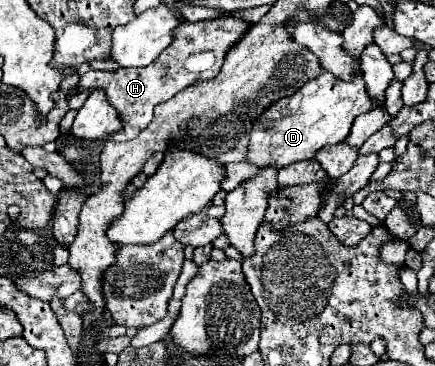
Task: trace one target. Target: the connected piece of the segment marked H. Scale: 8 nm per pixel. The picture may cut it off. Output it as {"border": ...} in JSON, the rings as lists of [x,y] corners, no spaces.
{"border":[[[203,20],[203,22],[185,22],[181,26],[177,26],[173,30],[173,42],[145,68],[119,68],[119,70],[89,70],[87,74],[81,76],[77,88],[73,90],[73,94],[77,90],[93,90],[93,88],[105,88],[107,92],[107,99],[109,103],[117,108],[117,112],[121,114],[121,120],[123,120],[123,128],[121,132],[113,132],[109,134],[105,140],[132,140],[135,138],[143,128],[147,128],[147,124],[153,120],[153,108],[169,98],[173,98],[177,92],[197,84],[197,82],[203,82],[203,80],[211,80],[217,76],[217,72],[221,72],[221,66],[223,66],[223,58],[227,54],[227,50],[243,38],[243,34],[247,32],[247,24],[241,22],[241,20]]]}

